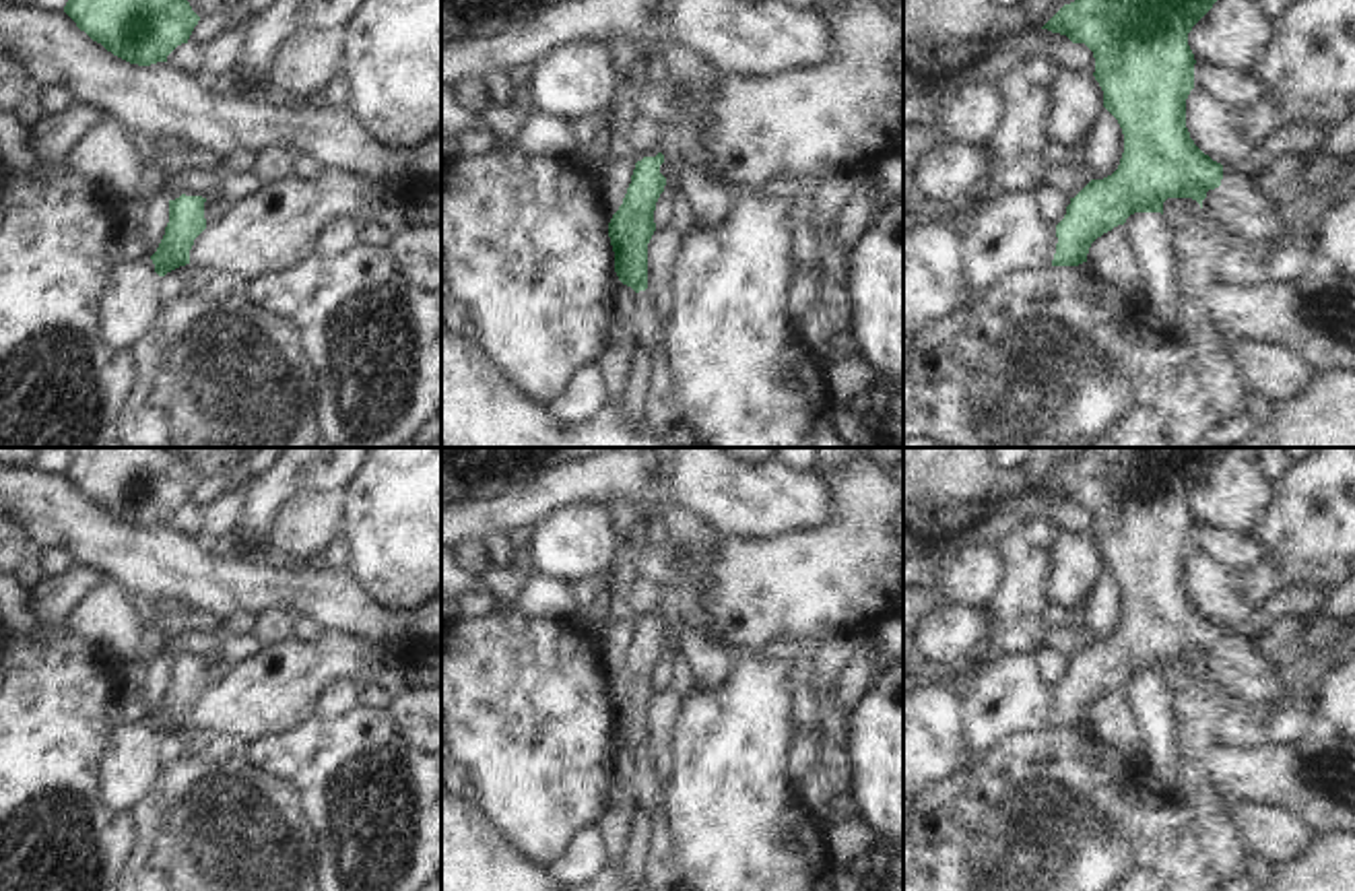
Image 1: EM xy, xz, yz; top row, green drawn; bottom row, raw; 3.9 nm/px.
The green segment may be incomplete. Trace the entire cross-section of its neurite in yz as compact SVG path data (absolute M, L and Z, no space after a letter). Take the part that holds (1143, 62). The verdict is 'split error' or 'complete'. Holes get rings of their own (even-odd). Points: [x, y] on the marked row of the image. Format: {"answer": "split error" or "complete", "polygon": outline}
{"answer": "complete", "polygon": "M1075 0L1064 4L1042 29L1085 43L1095 58L1095 80L1103 107L1118 120L1124 153L1118 169L1091 179L1066 206L1056 225L1052 266L1087 262L1091 243L1134 212L1161 212L1167 198L1192 198L1200 204L1221 186L1223 165L1204 155L1186 128L1186 99L1194 89L1194 54L1188 45L1192 27L1217 0Z"}

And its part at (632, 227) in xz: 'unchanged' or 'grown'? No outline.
unchanged

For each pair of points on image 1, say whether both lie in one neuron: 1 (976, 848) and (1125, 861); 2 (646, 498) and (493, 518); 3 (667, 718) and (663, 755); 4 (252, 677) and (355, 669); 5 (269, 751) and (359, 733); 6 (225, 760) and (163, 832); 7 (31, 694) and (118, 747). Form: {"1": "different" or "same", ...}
{"1": "same", "2": "same", "3": "same", "4": "same", "5": "same", "6": "same", "7": "different"}

